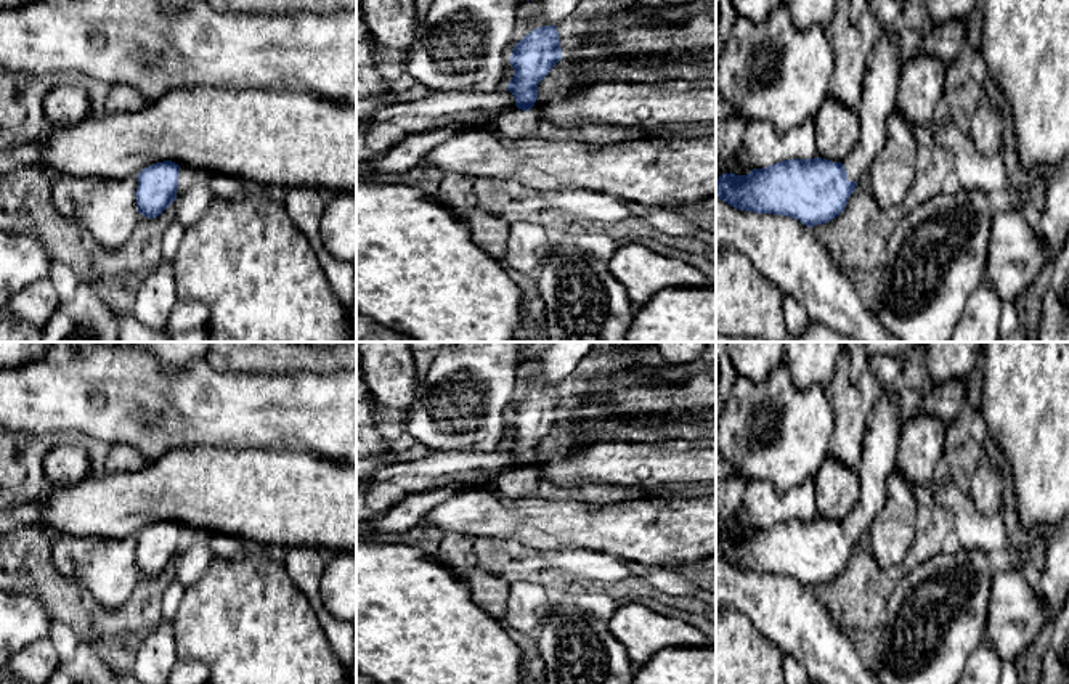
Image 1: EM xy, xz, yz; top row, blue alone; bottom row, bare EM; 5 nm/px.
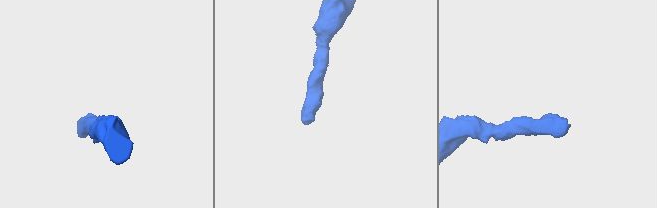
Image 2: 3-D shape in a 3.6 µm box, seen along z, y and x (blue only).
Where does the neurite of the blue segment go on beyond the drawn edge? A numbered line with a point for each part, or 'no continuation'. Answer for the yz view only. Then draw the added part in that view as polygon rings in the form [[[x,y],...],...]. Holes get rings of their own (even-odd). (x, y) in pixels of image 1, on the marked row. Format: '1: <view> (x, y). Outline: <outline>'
1: yz (878, 98). Outline: [[[883,29],[865,72],[865,88],[856,108],[859,141],[844,167],[849,181],[859,181],[886,143],[886,119],[897,109],[899,79],[902,71],[899,34]]]

